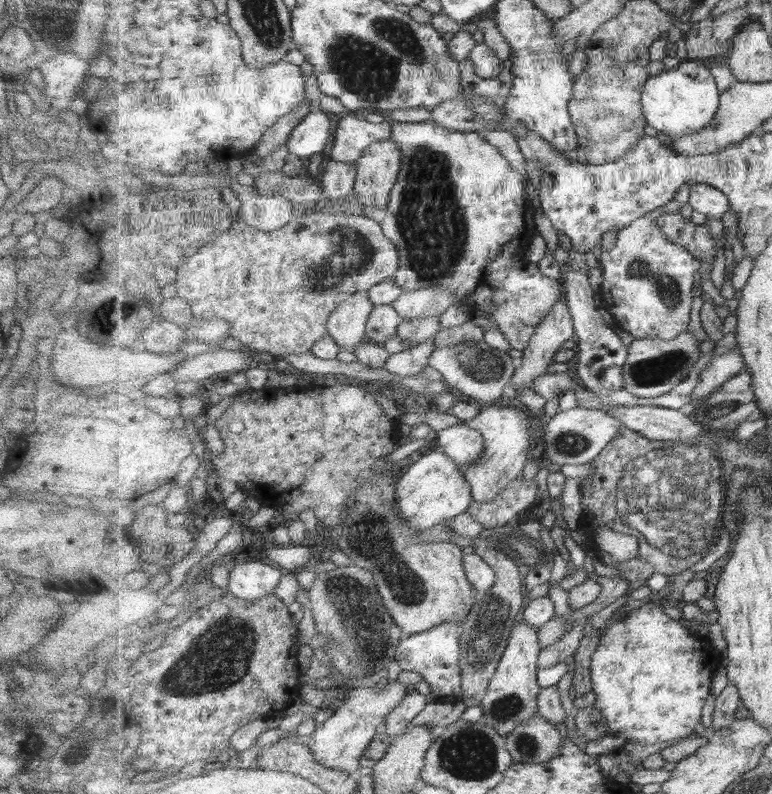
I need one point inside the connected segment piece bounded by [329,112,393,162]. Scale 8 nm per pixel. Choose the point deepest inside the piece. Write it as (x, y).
(353, 135)

